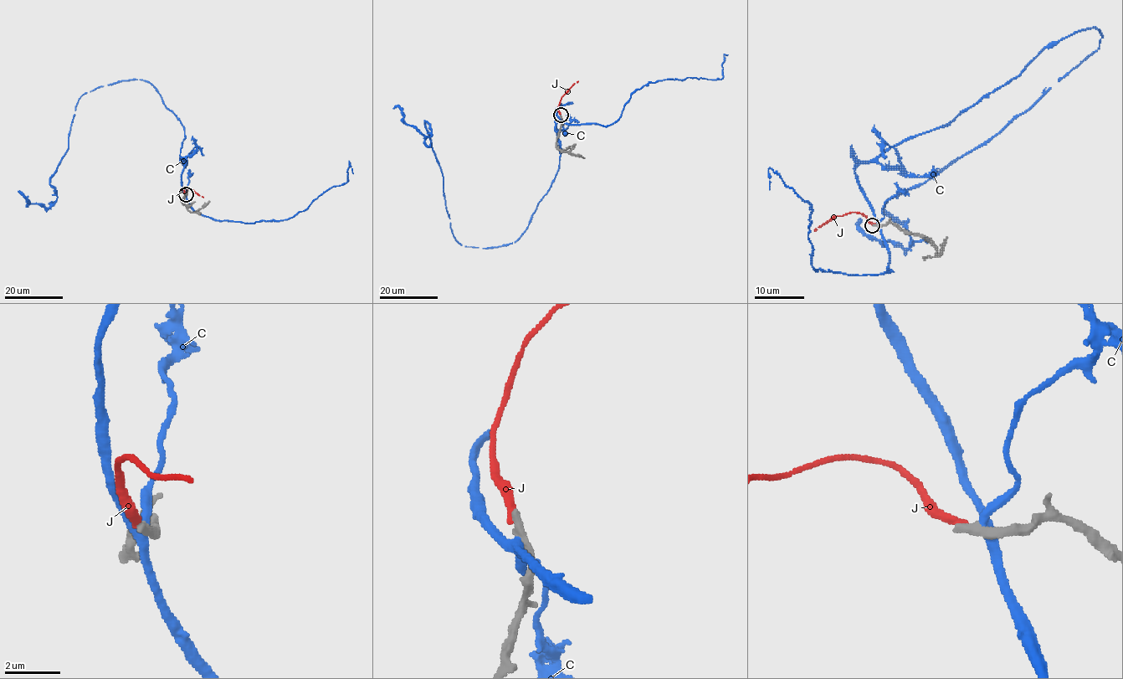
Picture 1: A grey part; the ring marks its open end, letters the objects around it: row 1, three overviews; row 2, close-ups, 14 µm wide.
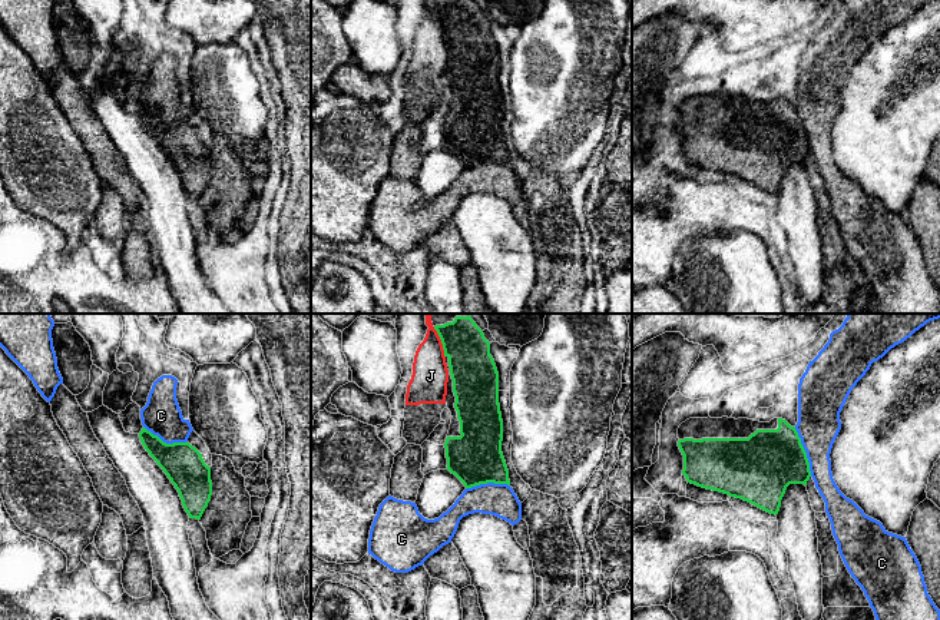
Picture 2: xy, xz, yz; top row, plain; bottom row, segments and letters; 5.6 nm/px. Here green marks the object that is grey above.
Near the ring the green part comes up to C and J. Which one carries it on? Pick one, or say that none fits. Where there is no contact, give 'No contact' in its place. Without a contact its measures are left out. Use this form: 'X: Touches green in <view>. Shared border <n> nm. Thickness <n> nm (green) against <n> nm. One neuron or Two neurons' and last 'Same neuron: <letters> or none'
C: Touches green in yz. Shared border 300 nm. Thickness 360 nm (green) against 240 nm. Two neurons
J: Touches green in xz. Shared border 190 nm. Thickness 260 nm (green) against 200 nm. Two neurons
Same neuron: none

